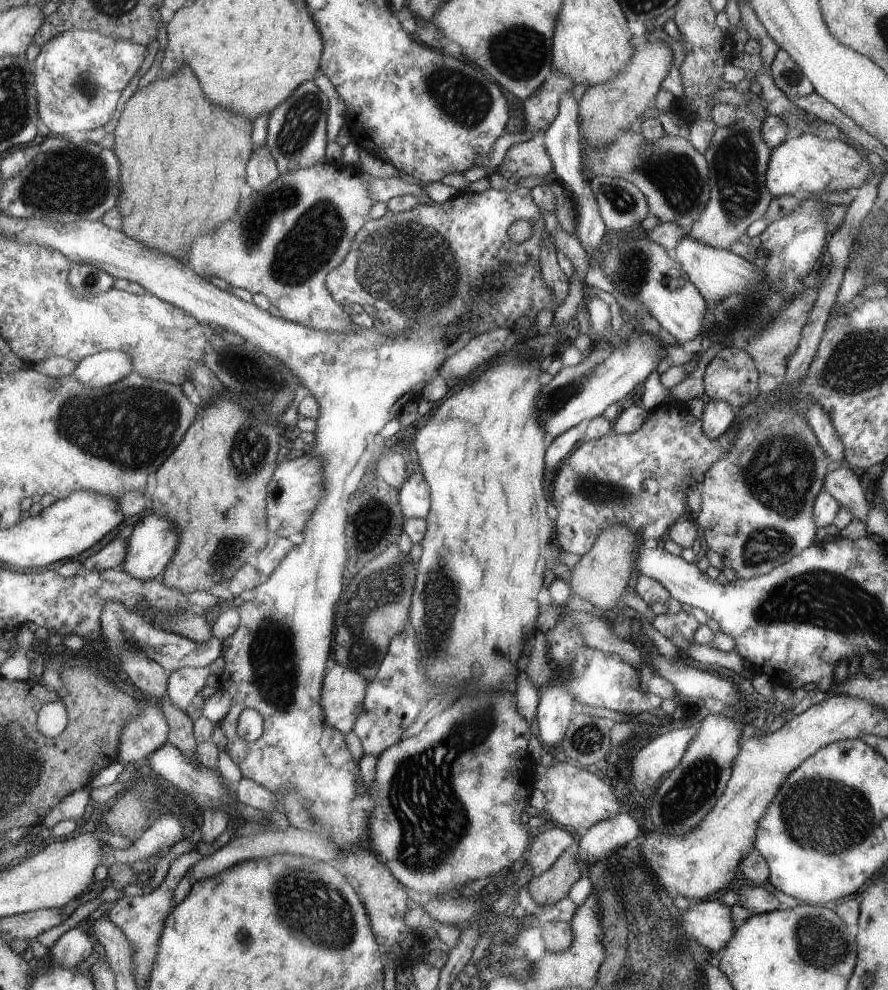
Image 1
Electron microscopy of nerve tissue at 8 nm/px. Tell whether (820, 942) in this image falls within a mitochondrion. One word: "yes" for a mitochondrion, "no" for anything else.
yes

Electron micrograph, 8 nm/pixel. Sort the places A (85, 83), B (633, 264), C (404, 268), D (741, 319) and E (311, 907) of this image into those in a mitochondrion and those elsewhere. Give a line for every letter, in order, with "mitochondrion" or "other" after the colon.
A: mitochondrion
B: mitochondrion
C: mitochondrion
D: mitochondrion
E: mitochondrion

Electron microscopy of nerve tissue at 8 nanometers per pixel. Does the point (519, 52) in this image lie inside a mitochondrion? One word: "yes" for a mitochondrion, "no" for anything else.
yes

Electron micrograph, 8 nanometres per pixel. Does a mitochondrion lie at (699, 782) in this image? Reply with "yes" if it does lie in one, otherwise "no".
yes

